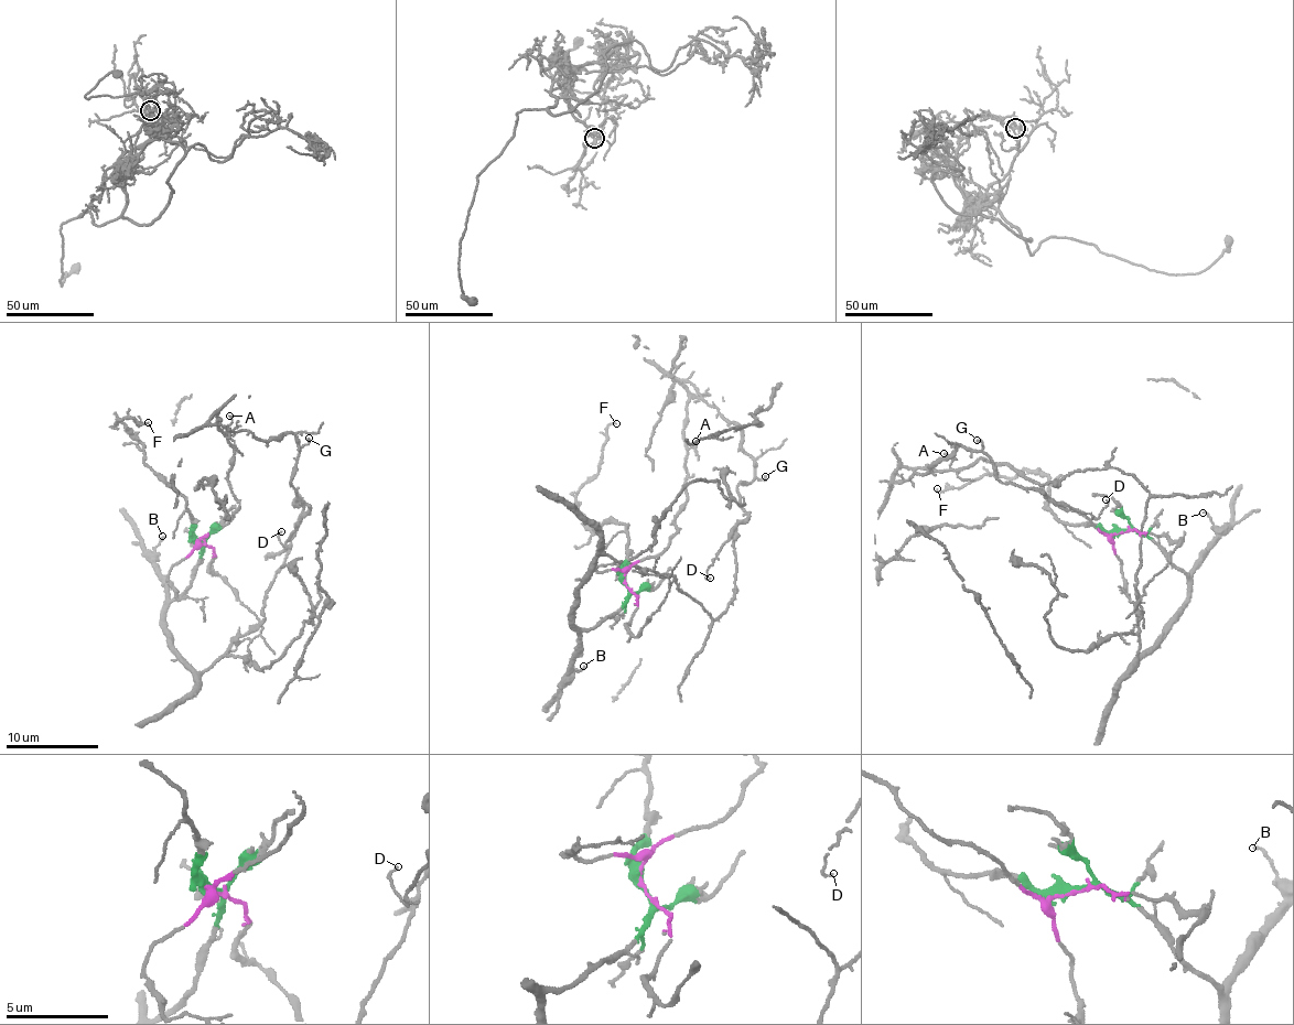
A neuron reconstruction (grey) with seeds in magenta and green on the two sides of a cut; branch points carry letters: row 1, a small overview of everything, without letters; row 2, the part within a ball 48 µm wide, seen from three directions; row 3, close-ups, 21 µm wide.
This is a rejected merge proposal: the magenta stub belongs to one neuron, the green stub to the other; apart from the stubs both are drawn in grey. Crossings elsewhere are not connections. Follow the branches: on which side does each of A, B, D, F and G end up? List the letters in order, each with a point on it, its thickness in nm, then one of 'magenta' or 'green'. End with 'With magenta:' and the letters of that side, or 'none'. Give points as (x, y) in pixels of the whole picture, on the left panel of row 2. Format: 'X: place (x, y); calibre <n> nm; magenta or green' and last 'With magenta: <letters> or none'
A: place (229, 416); calibre 100 nm; magenta
B: place (162, 536); calibre 130 nm; green
D: place (281, 531); calibre 130 nm; magenta
F: place (148, 422); calibre 120 nm; green
G: place (309, 438); calibre 140 nm; magenta
With magenta: A, D, G

